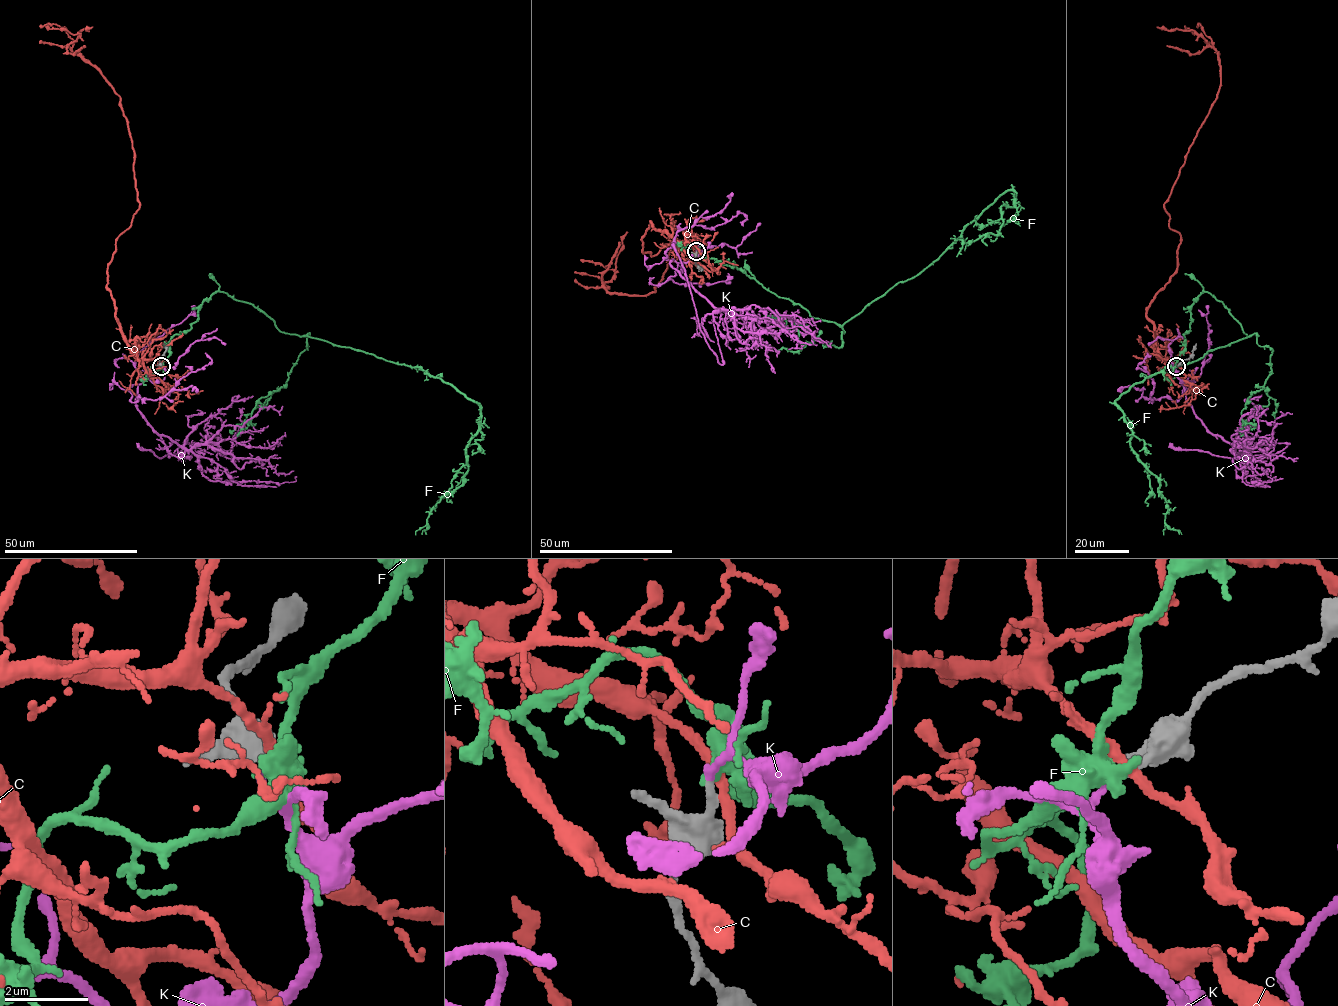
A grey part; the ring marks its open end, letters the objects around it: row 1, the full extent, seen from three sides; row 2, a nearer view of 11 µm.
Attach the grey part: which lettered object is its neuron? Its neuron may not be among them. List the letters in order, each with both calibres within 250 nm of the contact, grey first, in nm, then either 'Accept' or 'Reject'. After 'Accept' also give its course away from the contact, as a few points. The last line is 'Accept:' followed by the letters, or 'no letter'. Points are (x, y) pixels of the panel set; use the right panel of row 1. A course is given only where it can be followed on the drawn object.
C: Thickness 320 nm (grey) against 240 nm. Reject
F: Thickness 200 nm (grey) against 280 nm. Reject
K: Thickness 200 nm (grey) against 170 nm. Accept. Its course: (1176, 366), (1194, 414), (1237, 454), (1289, 443), (1238, 458), (1169, 443)
Accept: K

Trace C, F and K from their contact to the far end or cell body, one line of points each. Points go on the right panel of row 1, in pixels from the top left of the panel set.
C: (1177, 366), (1146, 307), (1176, 270), (1164, 202), (1220, 62), (1193, 30), (1157, 27)
F: (1176, 366), (1190, 307), (1208, 292), (1250, 336), (1115, 401), (1166, 501), (1165, 523), (1181, 534)
K: (1176, 366), (1194, 414), (1237, 454), (1289, 443), (1238, 458), (1169, 443)

